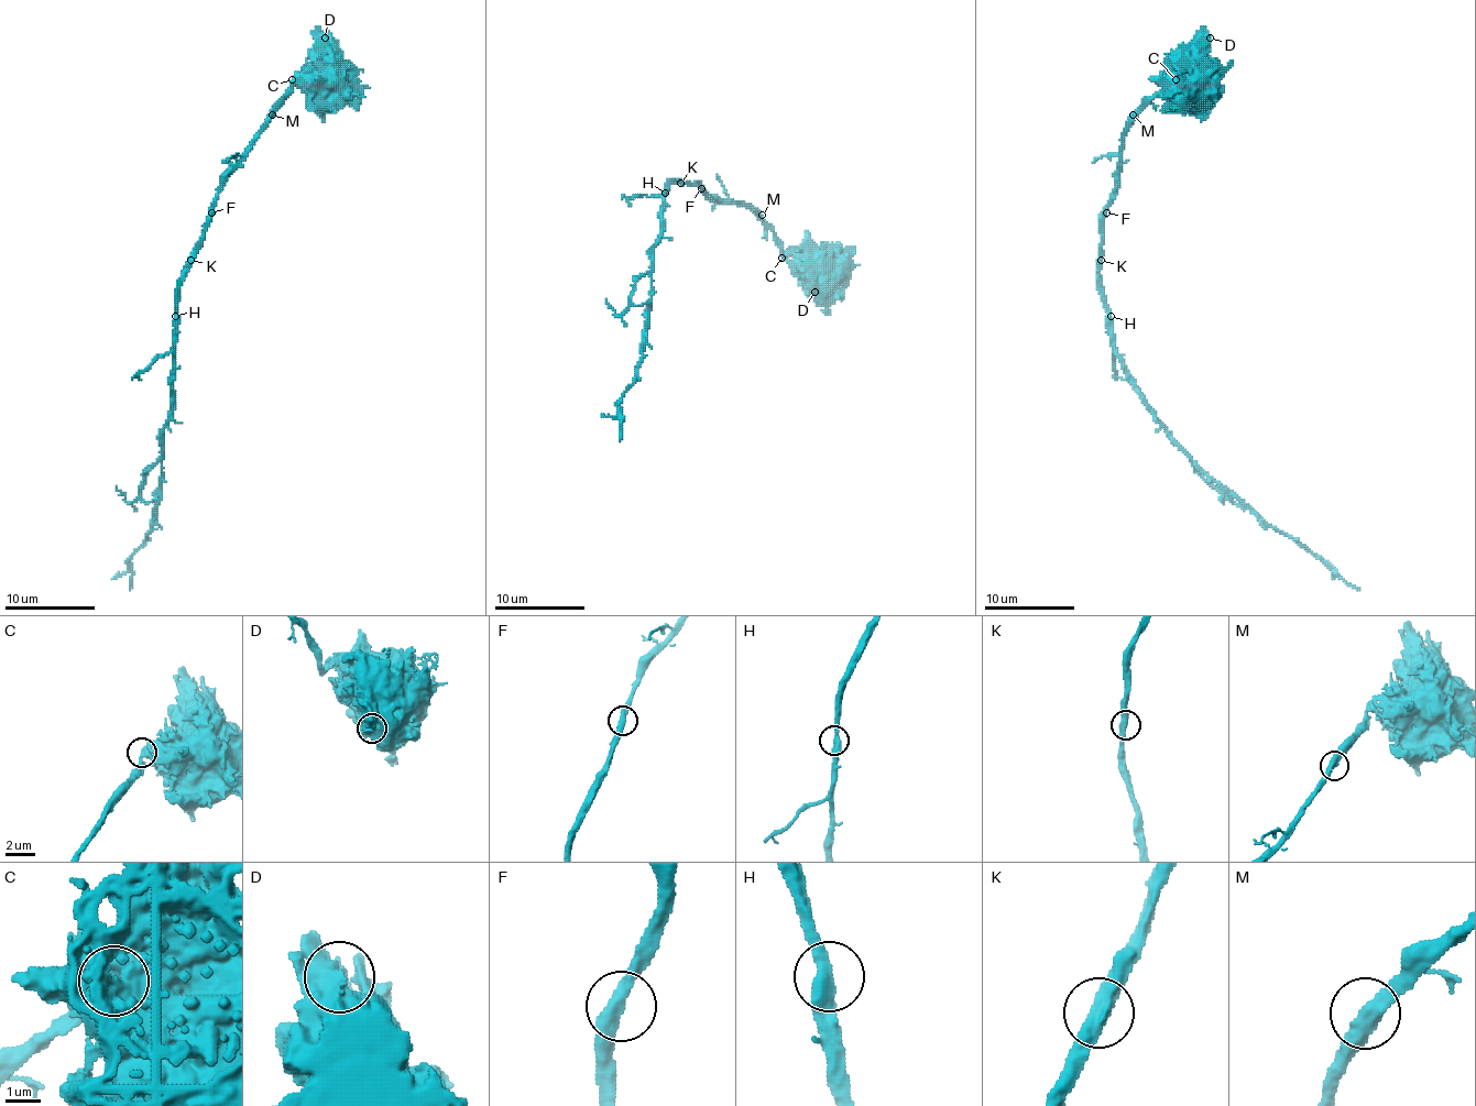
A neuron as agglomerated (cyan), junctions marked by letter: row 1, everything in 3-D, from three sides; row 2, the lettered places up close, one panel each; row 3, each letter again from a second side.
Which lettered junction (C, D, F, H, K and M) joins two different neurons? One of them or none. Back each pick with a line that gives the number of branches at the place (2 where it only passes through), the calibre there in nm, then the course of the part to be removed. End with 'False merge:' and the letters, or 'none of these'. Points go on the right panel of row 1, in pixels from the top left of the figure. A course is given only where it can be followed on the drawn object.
C: branches 2; calibre 400 nm; course (1176, 78), (1126, 131), (1119, 176), (1103, 212), (1099, 282), (1111, 346), (1154, 418), (1210, 477), (1359, 590)
False merge: C

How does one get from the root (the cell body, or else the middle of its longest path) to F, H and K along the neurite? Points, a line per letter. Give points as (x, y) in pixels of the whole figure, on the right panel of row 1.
F: (1201, 83), (1210, 88), (1173, 85), (1171, 80), (1137, 115), (1124, 138), (1122, 170), (1106, 212)
H: (1201, 83), (1210, 88), (1173, 85), (1171, 80), (1126, 131), (1122, 170), (1103, 212), (1099, 284), (1111, 316)
K: (1201, 83), (1210, 88), (1173, 85), (1171, 80), (1126, 131), (1122, 170), (1103, 212), (1101, 260)

